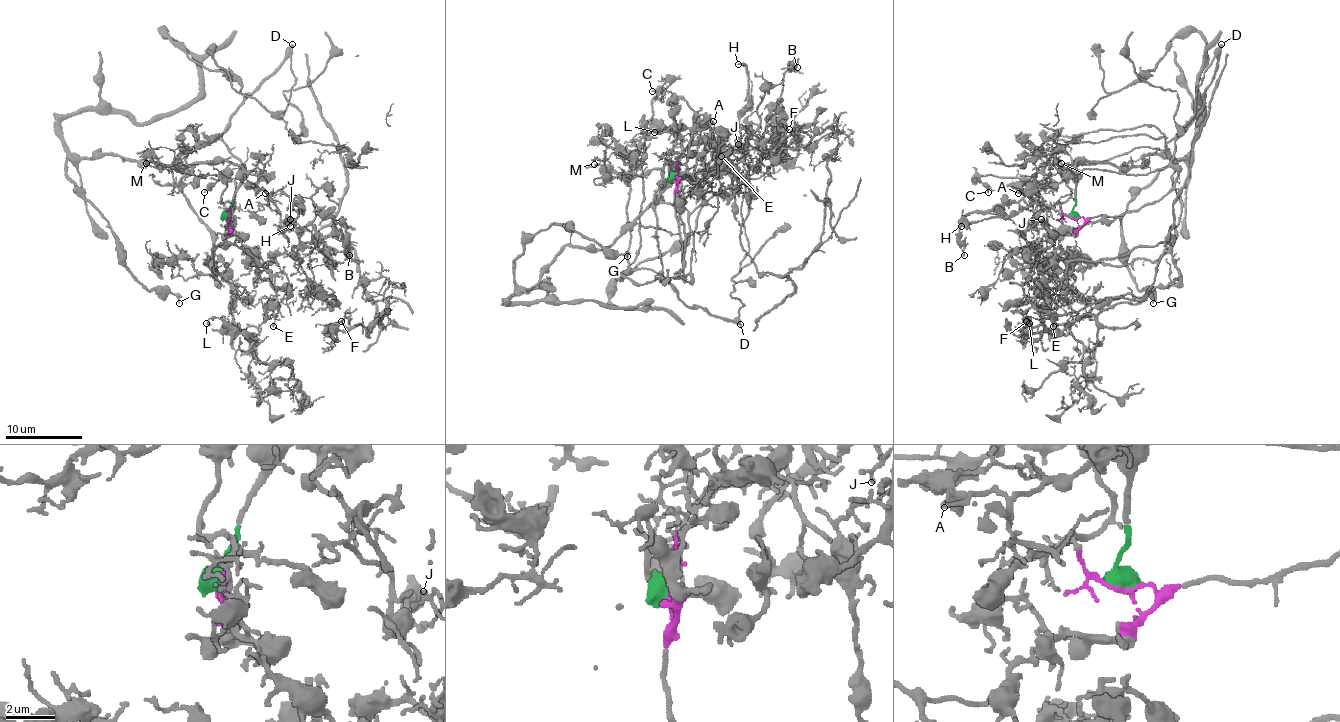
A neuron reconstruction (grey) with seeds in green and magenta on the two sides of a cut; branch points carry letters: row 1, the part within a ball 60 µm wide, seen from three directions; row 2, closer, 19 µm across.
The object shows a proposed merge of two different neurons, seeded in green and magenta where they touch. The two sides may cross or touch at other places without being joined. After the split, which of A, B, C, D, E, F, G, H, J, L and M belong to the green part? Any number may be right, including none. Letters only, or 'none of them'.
G

